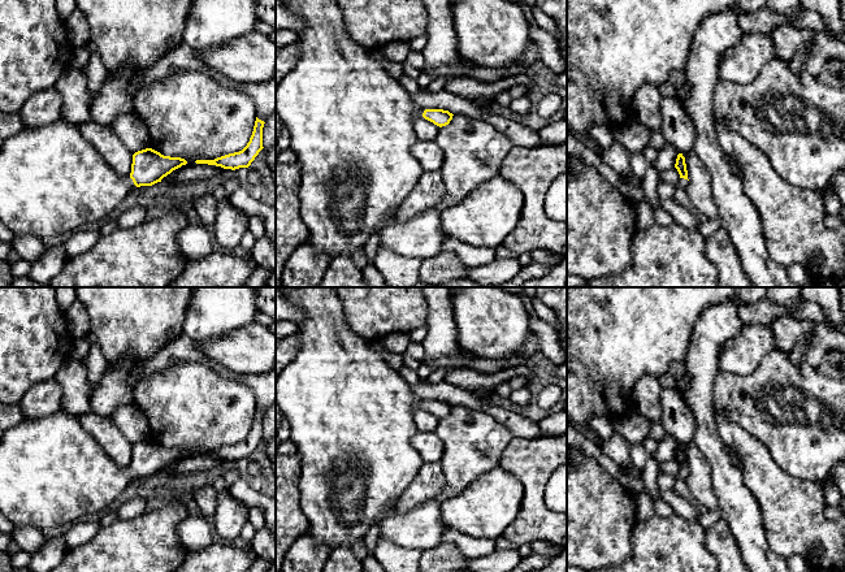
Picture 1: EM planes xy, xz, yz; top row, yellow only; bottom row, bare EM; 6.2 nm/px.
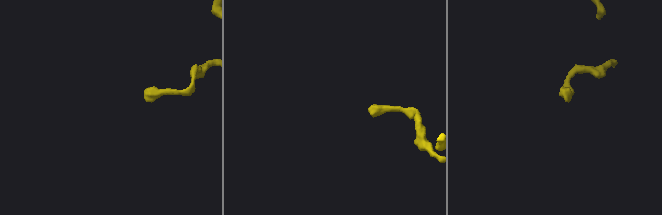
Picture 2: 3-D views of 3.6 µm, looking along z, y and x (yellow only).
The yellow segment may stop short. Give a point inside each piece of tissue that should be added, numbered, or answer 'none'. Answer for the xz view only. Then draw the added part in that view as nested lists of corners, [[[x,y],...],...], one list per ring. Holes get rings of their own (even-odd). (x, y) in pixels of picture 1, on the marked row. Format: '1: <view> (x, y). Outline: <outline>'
1: xz (351, 125). Outline: [[[335,0],[281,1],[303,22],[298,34],[299,61],[276,87],[276,110],[290,133],[290,150],[302,168],[298,191],[300,217],[317,254],[330,259],[351,257],[355,251],[364,250],[367,240],[387,216],[395,218],[404,198],[424,173],[411,147],[417,140],[413,120],[422,117],[425,109],[412,103],[411,95],[372,57],[372,49],[350,38]]]

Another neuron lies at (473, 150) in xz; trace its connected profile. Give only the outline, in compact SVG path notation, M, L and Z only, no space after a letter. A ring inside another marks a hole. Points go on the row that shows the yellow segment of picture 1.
M454 114L448 125L439 127L436 143L443 152L439 172L445 196L428 211L406 222L393 221L380 231L382 247L422 261L442 252L442 212L498 176L507 152L514 147L495 126L465 114Z

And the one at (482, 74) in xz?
M456 64L446 66L429 66L424 65L421 73L429 74L433 78L454 75L454 77L471 77L478 82L495 82L498 79L510 78L519 74L525 74L528 72L526 65L517 65L510 69L491 69L482 68L472 64Z

